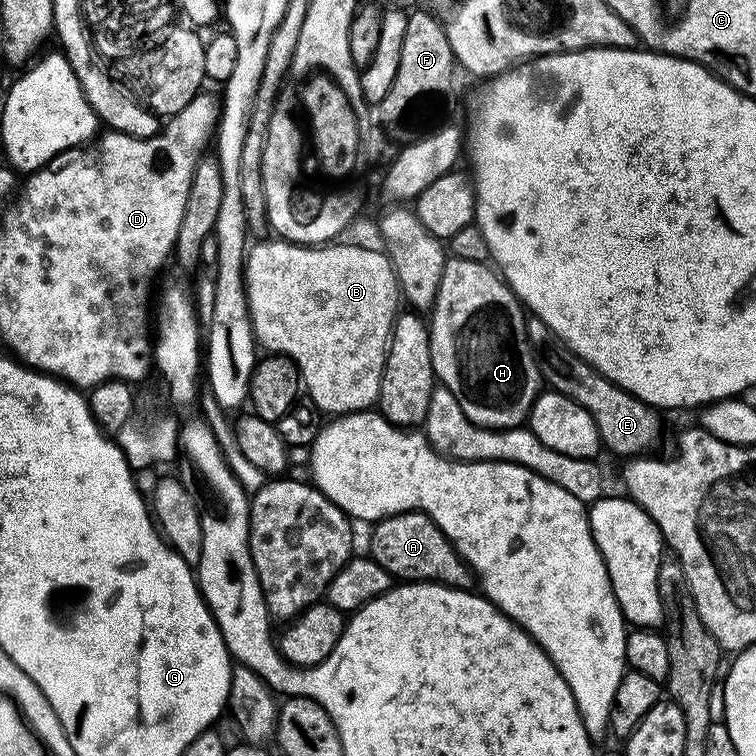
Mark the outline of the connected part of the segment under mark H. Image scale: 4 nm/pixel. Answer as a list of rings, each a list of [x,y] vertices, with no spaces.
[[[455,258],[445,263],[436,303],[430,309],[430,358],[437,381],[452,391],[466,418],[481,428],[521,427],[542,391],[540,361],[528,341],[529,325],[524,324],[524,316],[526,309],[517,300],[516,293],[488,264],[462,262]]]

